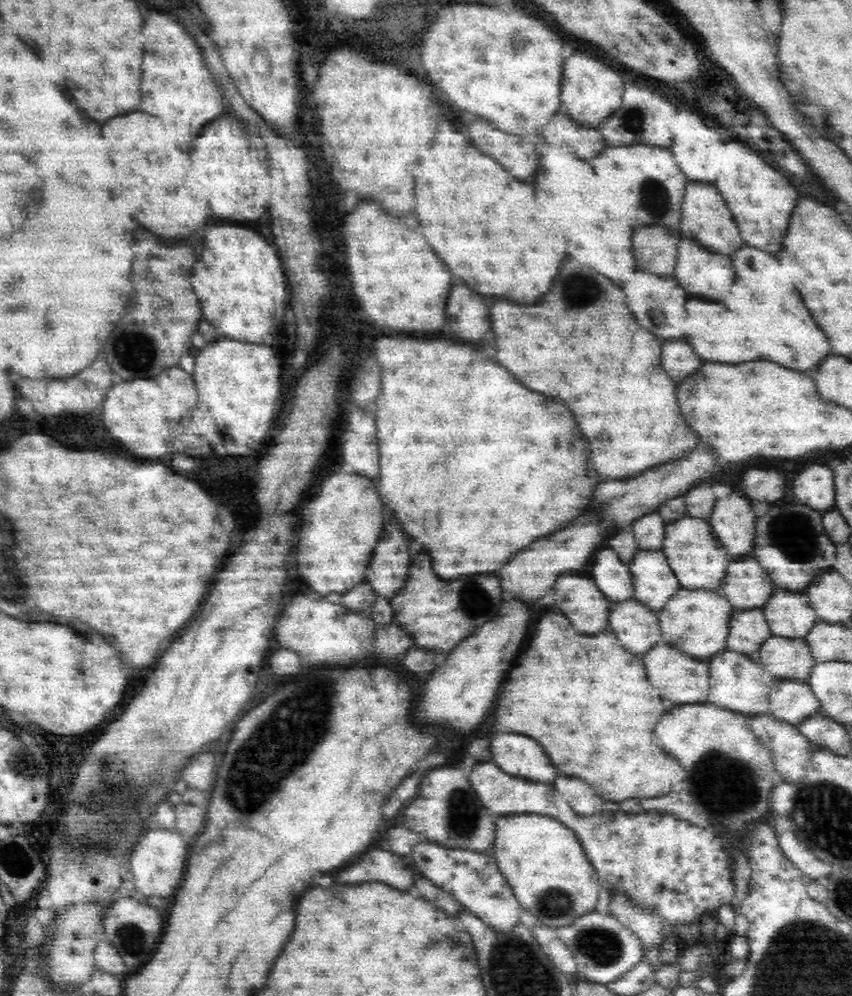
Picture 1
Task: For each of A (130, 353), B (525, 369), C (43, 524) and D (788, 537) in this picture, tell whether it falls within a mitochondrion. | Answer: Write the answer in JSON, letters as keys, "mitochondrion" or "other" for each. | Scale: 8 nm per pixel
{"A":"mitochondrion","B":"other","C":"other","D":"mitochondrion"}

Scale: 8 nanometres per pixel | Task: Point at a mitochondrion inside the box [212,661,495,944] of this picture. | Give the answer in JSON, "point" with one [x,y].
{"point":[250,795]}

